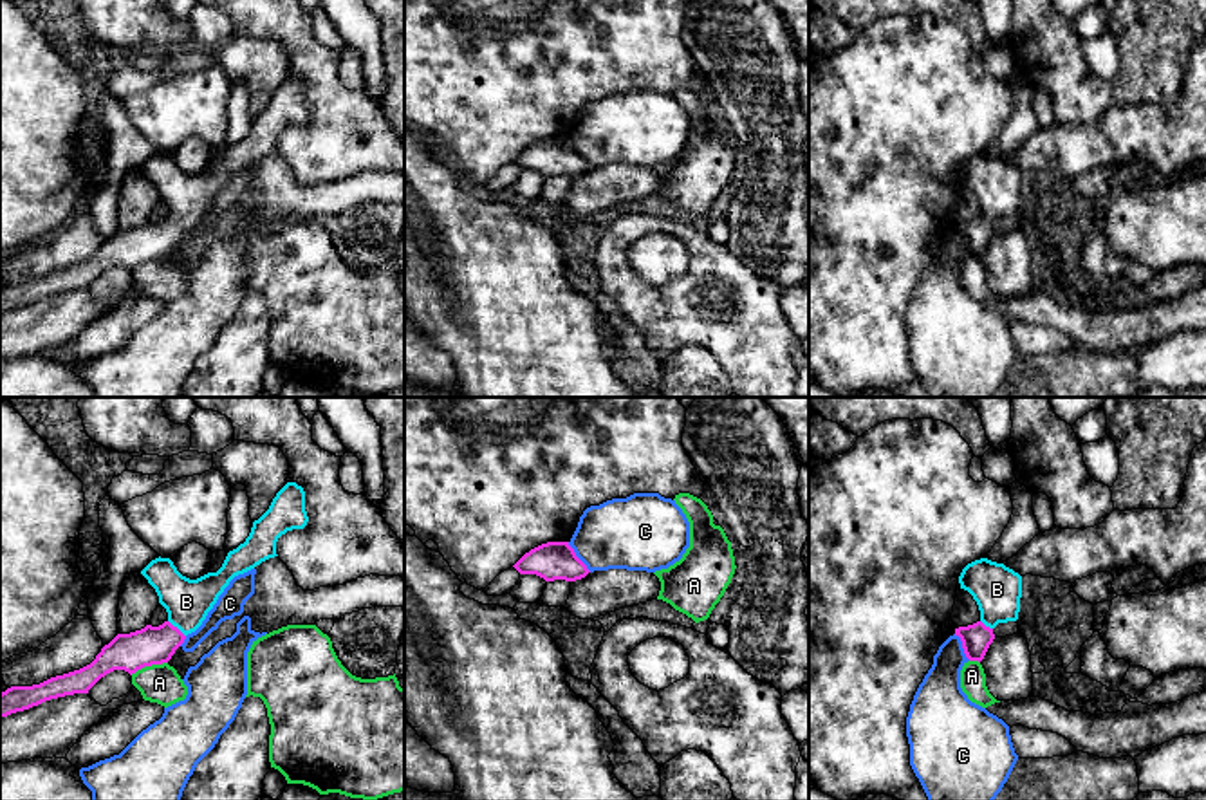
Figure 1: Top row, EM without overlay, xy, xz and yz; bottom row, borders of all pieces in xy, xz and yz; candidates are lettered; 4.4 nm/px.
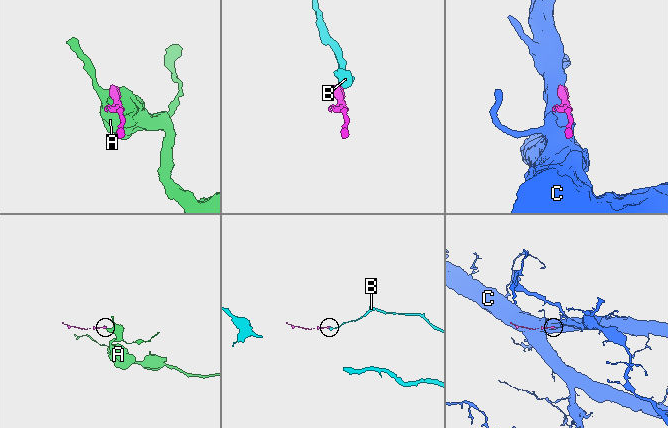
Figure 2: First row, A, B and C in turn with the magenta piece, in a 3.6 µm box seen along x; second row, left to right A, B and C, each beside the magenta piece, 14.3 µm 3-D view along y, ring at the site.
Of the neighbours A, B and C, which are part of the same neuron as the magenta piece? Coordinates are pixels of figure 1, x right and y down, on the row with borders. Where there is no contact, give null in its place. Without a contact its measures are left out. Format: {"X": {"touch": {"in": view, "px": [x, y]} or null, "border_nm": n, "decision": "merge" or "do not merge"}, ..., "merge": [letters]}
{"A": {"touch": {"in": "xy", "px": [148, 665]}, "border_nm": 180, "decision": "do not merge"}, "B": {"touch": {"in": "xy", "px": [177, 629]}, "border_nm": 110, "decision": "merge"}, "C": {"touch": {"in": "xz", "px": [576, 557]}, "border_nm": 170, "decision": "do not merge"}, "merge": ["B"]}

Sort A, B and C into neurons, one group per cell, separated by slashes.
A / B / C

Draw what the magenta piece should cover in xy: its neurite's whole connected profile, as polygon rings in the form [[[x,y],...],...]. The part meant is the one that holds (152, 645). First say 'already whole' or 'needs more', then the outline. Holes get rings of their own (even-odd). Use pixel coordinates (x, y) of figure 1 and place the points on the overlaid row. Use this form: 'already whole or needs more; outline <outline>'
needs more; outline [[[287,482],[269,509],[253,522],[246,542],[227,553],[217,572],[190,580],[177,571],[170,558],[152,560],[141,574],[155,589],[168,619],[159,627],[146,625],[130,634],[117,634],[90,665],[79,670],[40,684],[7,688],[0,693],[0,719],[51,699],[88,693],[101,677],[114,670],[132,675],[144,666],[168,663],[186,636],[202,625],[229,581],[278,556],[278,538],[287,531],[303,529],[307,522],[305,491],[296,482]]]

